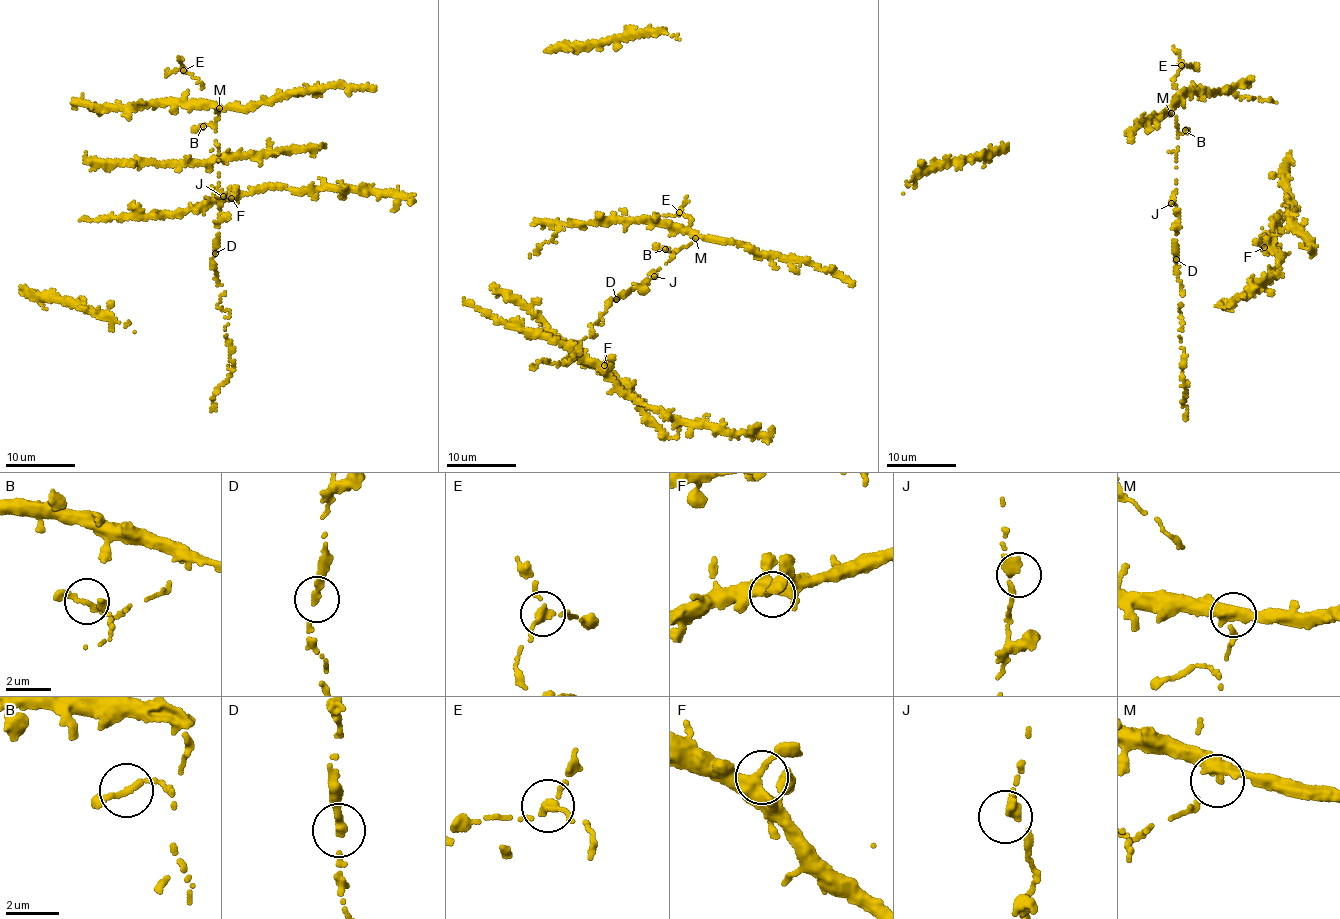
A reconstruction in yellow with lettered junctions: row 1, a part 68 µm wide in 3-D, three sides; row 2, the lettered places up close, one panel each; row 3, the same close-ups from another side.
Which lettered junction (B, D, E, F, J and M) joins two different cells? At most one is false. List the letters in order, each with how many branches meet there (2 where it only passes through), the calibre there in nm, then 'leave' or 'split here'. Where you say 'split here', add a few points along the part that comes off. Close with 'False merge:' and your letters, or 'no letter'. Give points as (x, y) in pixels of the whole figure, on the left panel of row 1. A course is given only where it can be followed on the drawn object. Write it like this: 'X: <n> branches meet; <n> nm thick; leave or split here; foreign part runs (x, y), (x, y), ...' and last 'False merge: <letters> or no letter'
B: 2 branches meet; 240 nm thick; leave
D: 2 branches meet; 260 nm thick; leave
E: 2 branches meet; 280 nm thick; leave
F: 2 branches meet; 360 nm thick; leave
J: 2 branches meet; 320 nm thick; leave
M: 2 branches meet; 400 nm thick; leave
False merge: no letter

